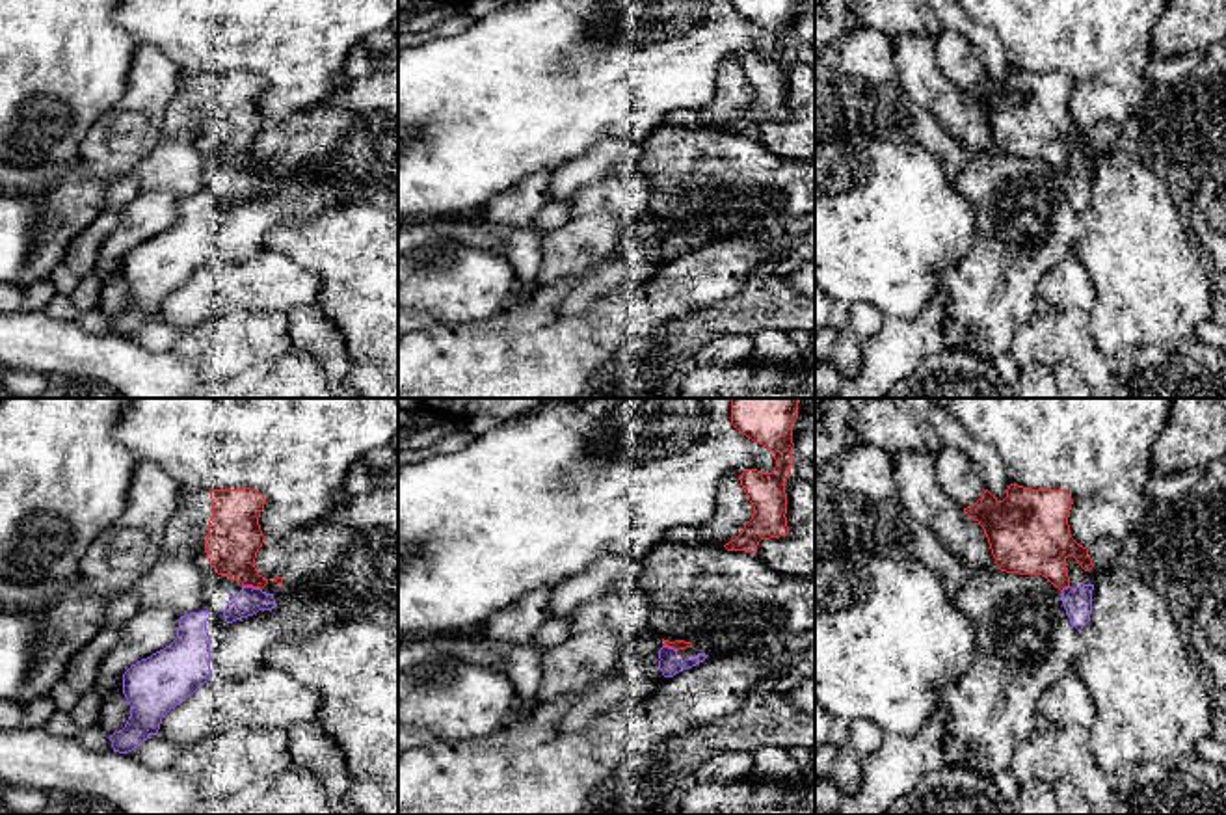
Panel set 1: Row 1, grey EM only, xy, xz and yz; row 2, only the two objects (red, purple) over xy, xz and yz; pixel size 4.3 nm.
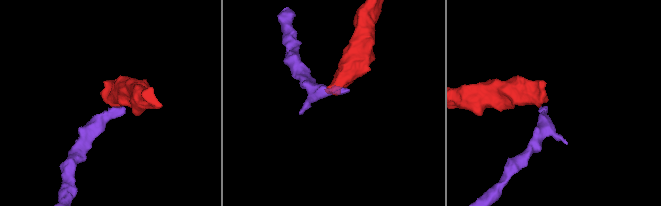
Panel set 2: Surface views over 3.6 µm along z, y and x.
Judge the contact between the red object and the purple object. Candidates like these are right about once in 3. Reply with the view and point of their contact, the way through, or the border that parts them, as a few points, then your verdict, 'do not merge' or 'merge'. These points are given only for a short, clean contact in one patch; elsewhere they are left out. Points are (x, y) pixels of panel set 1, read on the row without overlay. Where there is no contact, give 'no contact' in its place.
meets red in xy at (252, 168); border along xy (242, 168), (261, 173); do not merge

